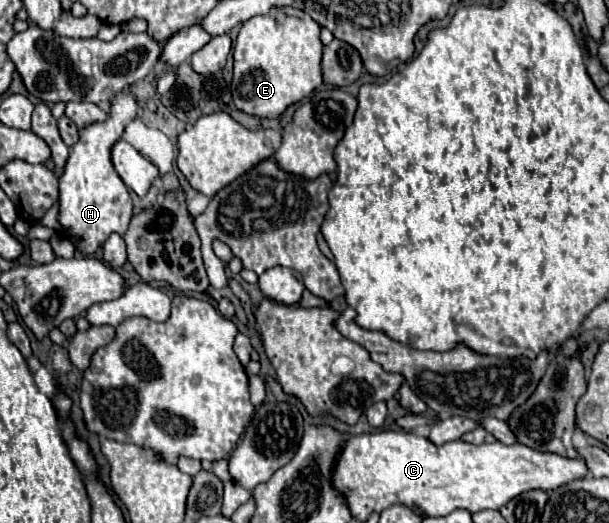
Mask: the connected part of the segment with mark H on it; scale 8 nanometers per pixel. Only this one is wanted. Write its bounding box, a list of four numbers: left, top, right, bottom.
[58,90,138,256]

